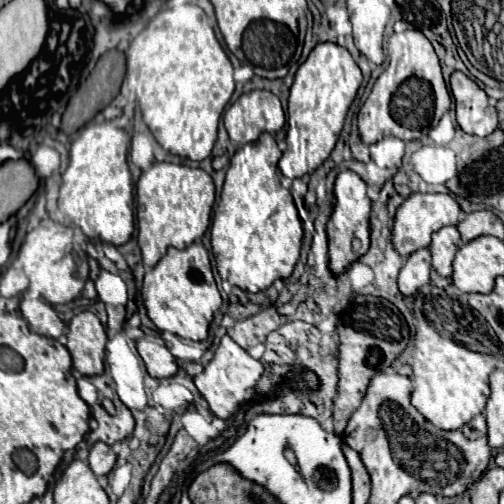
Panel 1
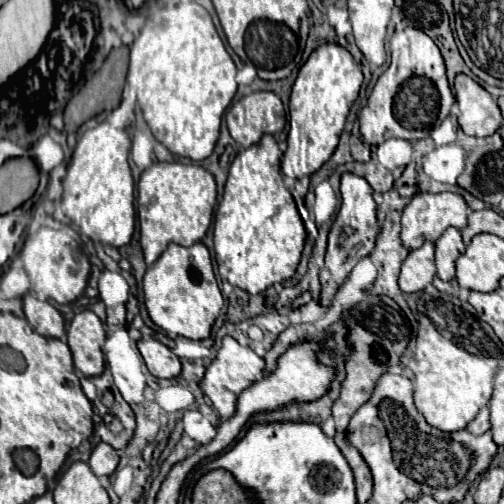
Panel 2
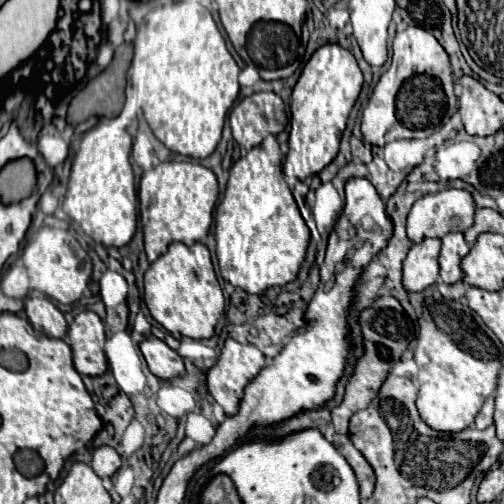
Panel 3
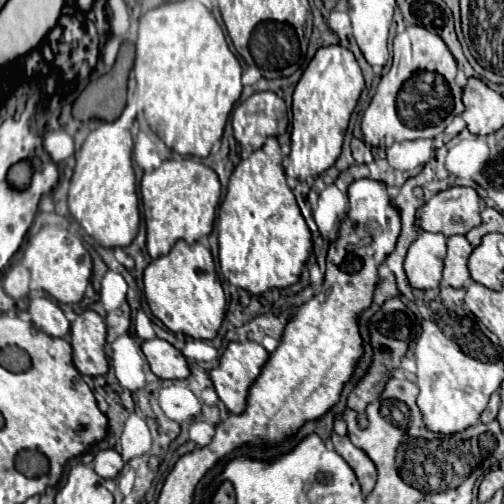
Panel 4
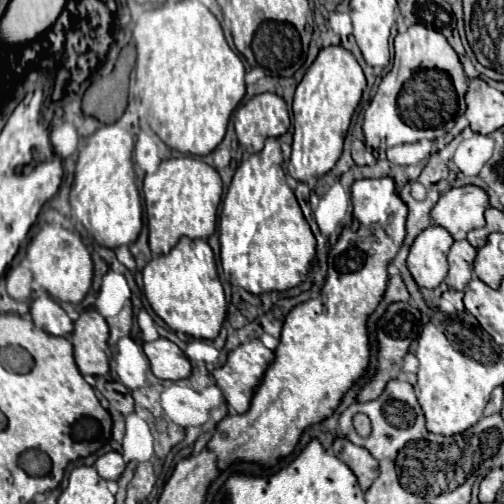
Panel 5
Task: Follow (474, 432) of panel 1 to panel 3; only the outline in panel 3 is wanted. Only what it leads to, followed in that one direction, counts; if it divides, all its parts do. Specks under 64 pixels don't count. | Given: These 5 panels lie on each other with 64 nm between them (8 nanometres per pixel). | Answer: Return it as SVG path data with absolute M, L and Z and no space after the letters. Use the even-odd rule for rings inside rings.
M490 396L490 398L486 400L486 404L484 404L484 408L480 410L474 426L482 430L482 428L488 428L492 422L494 422L494 396Z

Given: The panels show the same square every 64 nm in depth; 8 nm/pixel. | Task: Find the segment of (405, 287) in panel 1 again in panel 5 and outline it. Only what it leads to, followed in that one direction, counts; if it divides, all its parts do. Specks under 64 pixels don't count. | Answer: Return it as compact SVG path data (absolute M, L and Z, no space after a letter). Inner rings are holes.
M430 226L418 234L408 254L408 268L422 288L436 288L448 274L448 250L454 244L446 228Z

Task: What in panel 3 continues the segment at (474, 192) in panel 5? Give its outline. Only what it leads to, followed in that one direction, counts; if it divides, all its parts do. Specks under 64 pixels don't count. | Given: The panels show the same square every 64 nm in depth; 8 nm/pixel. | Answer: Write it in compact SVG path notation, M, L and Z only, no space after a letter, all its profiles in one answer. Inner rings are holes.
M448 188L436 194L428 194L424 198L420 198L414 206L412 212L408 216L408 224L406 224L406 232L408 238L412 242L420 242L424 236L430 238L442 238L448 232L464 232L474 224L474 214L476 214L476 202L472 198L472 192L468 190L458 190L458 188Z

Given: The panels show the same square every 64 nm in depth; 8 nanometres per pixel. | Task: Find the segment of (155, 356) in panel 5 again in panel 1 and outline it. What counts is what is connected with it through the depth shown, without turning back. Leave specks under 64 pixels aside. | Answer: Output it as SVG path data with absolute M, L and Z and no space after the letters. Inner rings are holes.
M138 340L136 348L152 378L170 378L178 372L178 362L164 344L156 344L152 340Z

